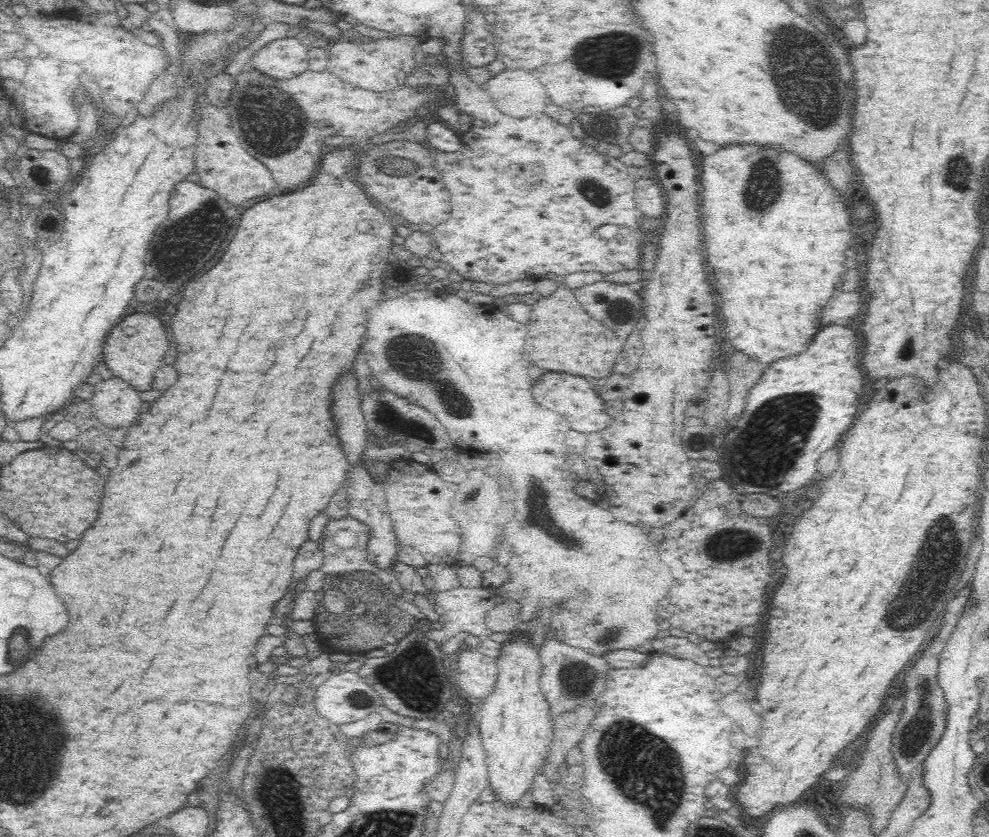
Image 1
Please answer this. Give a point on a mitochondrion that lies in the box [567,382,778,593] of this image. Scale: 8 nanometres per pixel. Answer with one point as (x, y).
(727, 544)

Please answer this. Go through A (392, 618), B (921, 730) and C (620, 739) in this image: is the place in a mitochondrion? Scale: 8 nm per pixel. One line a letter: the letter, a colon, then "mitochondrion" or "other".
A: other
B: mitochondrion
C: mitochondrion

